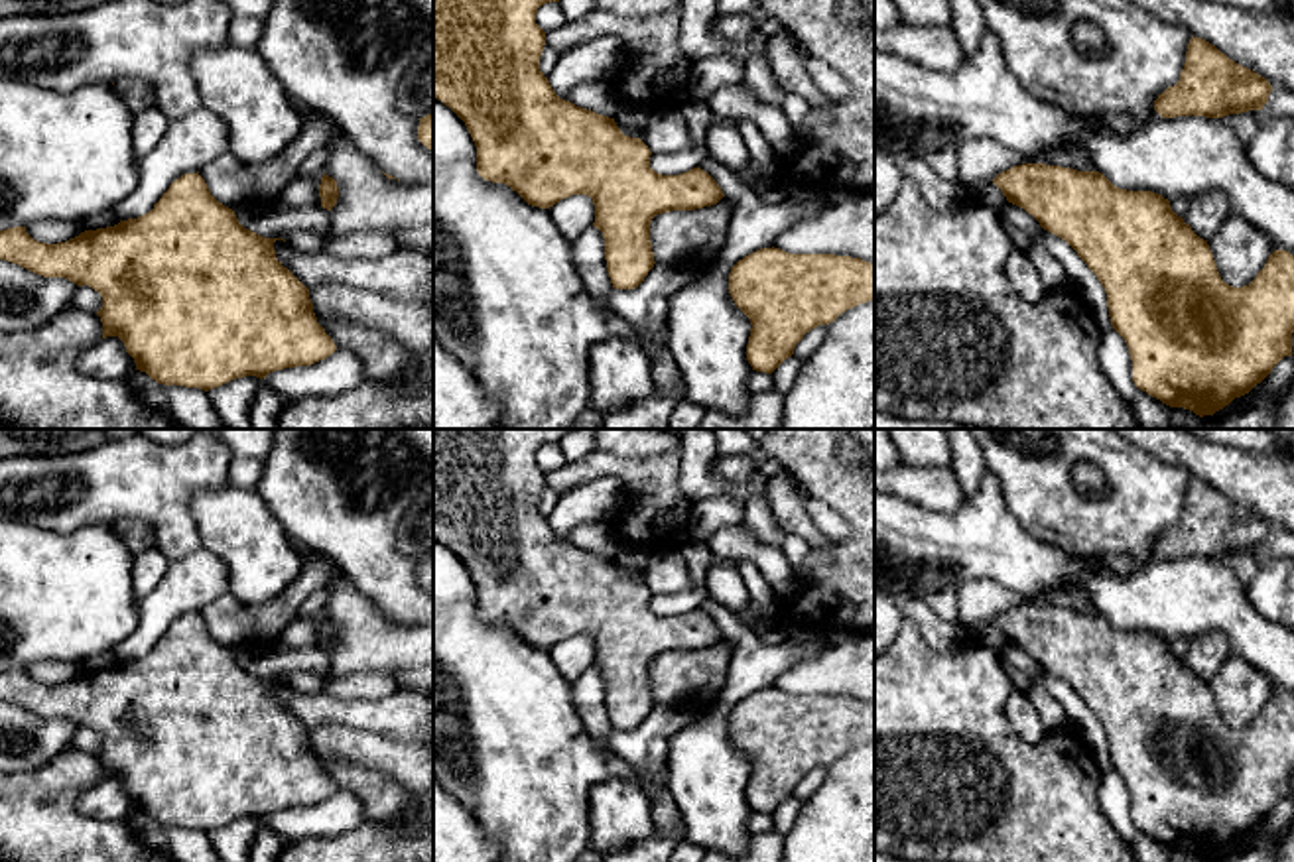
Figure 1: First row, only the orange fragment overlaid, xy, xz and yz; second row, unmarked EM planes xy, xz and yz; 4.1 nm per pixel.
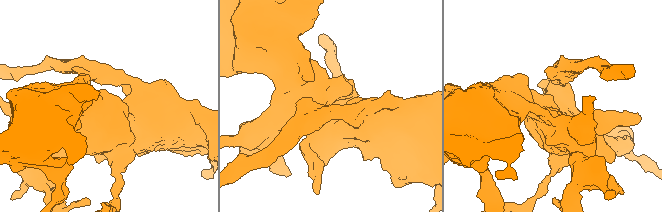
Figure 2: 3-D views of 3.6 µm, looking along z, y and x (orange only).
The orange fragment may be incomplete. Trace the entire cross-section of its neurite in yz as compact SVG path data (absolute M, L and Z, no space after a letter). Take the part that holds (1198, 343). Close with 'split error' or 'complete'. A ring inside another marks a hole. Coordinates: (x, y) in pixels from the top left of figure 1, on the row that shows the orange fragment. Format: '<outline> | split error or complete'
M1022 163L993 183L1008 203L1066 240L1107 293L1113 329L1125 339L1138 390L1170 407L1213 415L1249 394L1272 368L1292 356L1294 256L1274 250L1257 277L1243 287L1225 283L1207 240L1152 191L1115 187L1099 171Z | complete

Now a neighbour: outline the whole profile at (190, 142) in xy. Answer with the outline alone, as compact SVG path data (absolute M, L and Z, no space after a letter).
M199 106L171 120L148 155L136 157L136 187L114 207L120 220L138 218L154 209L169 185L185 173L228 154L228 126L213 110Z

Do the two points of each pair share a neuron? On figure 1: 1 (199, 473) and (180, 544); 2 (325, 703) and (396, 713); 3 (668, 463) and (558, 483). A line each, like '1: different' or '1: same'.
1: same
2: same
3: same

